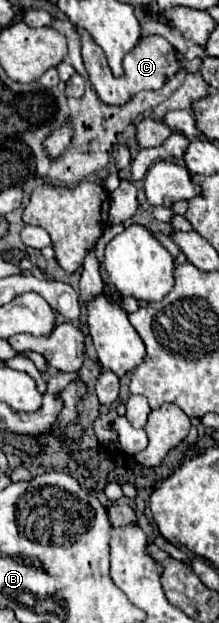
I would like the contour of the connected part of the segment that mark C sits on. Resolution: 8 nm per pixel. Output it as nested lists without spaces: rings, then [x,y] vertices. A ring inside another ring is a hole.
[[[79,31],[81,35],[81,53],[83,53],[83,63],[85,69],[89,73],[89,81],[93,85],[93,89],[97,91],[99,99],[107,105],[125,105],[127,101],[131,101],[139,91],[157,91],[165,85],[165,81],[169,77],[173,77],[175,73],[179,73],[181,69],[185,73],[199,73],[201,67],[201,59],[177,59],[177,49],[171,47],[163,37],[157,35],[147,35],[139,41],[139,47],[135,47],[133,51],[127,53],[123,67],[125,67],[125,75],[123,79],[115,79],[115,75],[111,75],[111,69],[107,67],[107,59],[103,57],[103,51],[99,51],[99,45],[87,35],[87,31]]]

